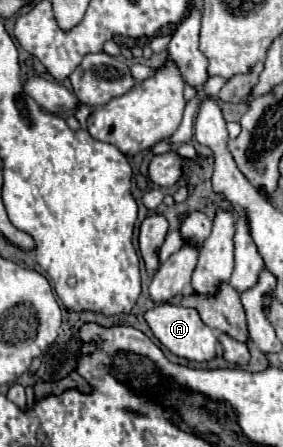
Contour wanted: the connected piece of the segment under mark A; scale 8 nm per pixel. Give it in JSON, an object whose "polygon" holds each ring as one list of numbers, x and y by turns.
{"polygon":[[158,304,152,310,146,312,146,322,152,328,154,336,162,342,162,346,166,346,172,354,176,354,178,358,186,358,192,362,208,362,212,358,216,358,216,344,218,338,216,334,200,320,198,312,192,308,184,308,184,306,176,306,176,304]]}

